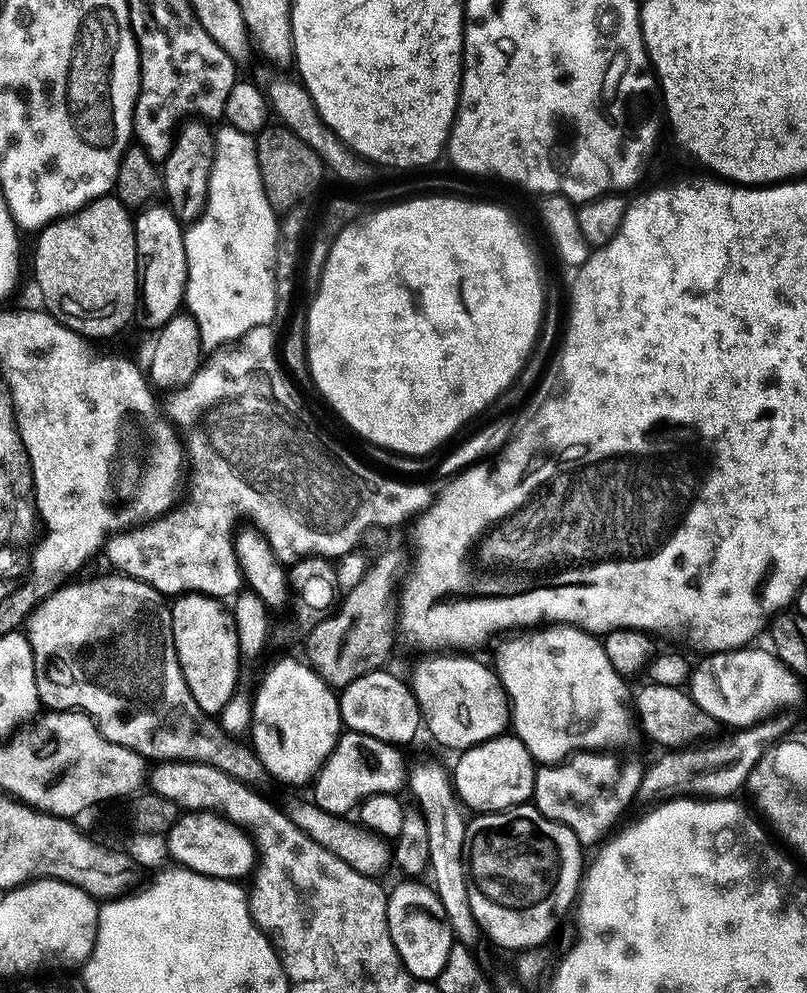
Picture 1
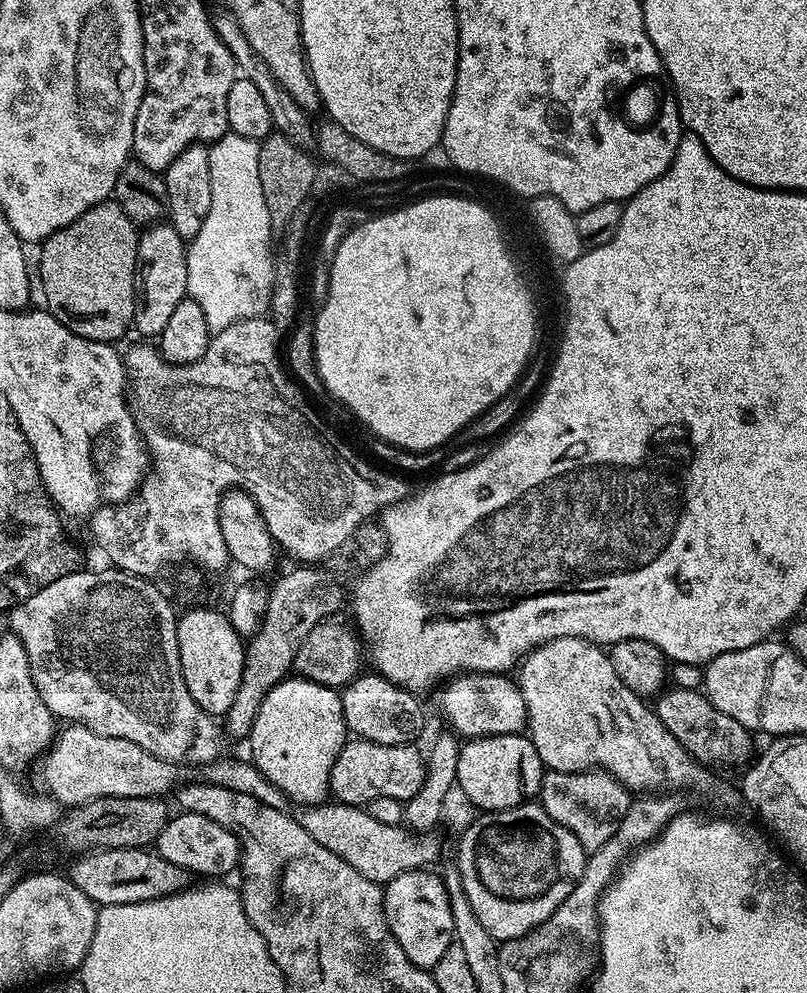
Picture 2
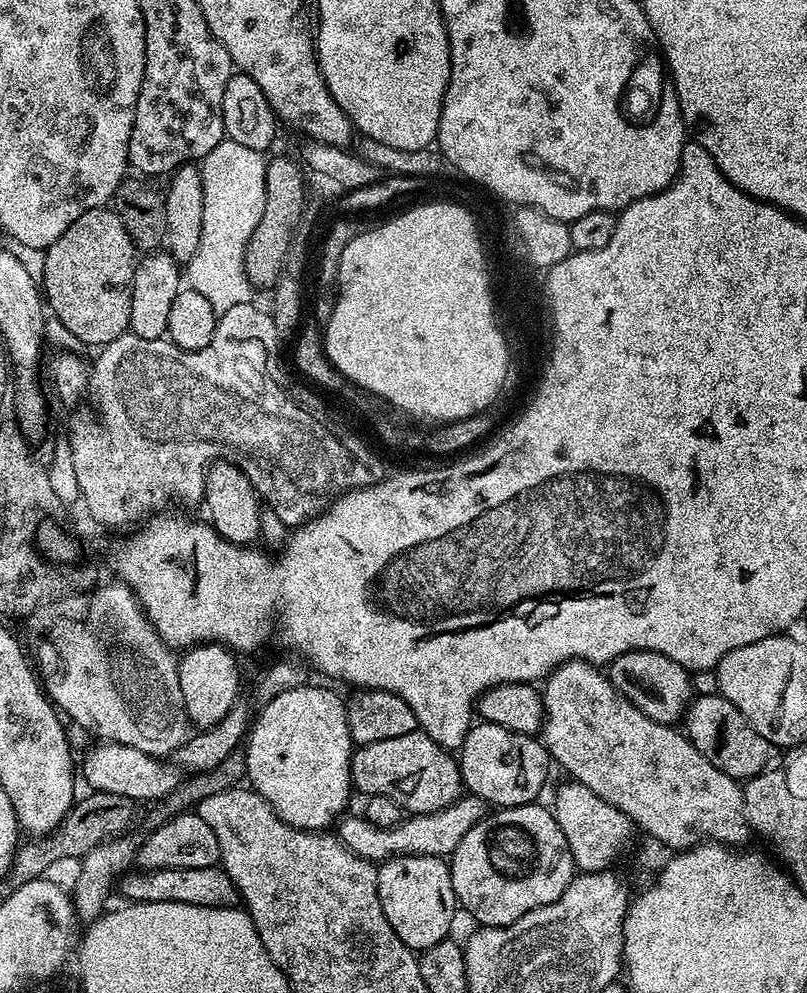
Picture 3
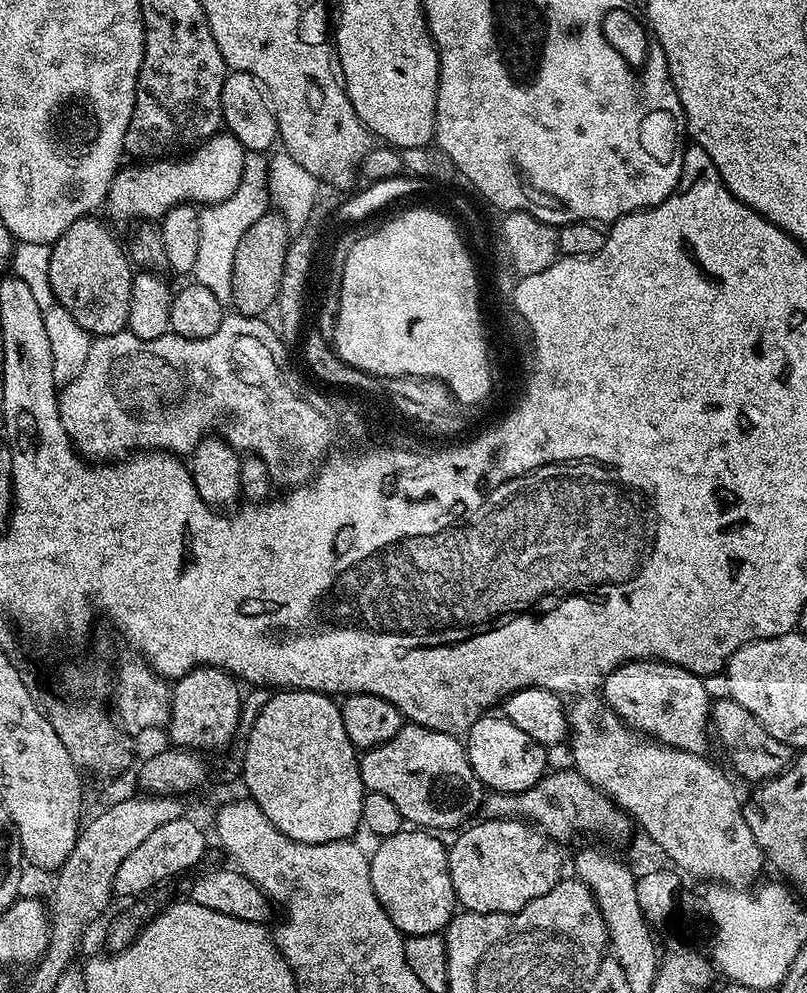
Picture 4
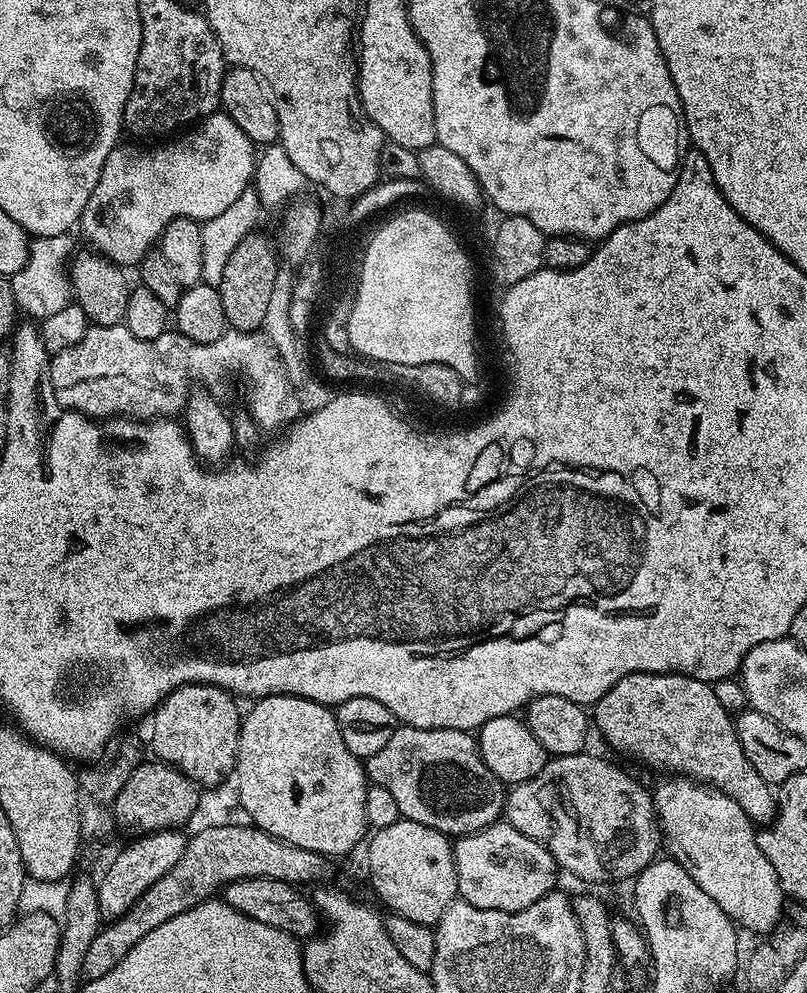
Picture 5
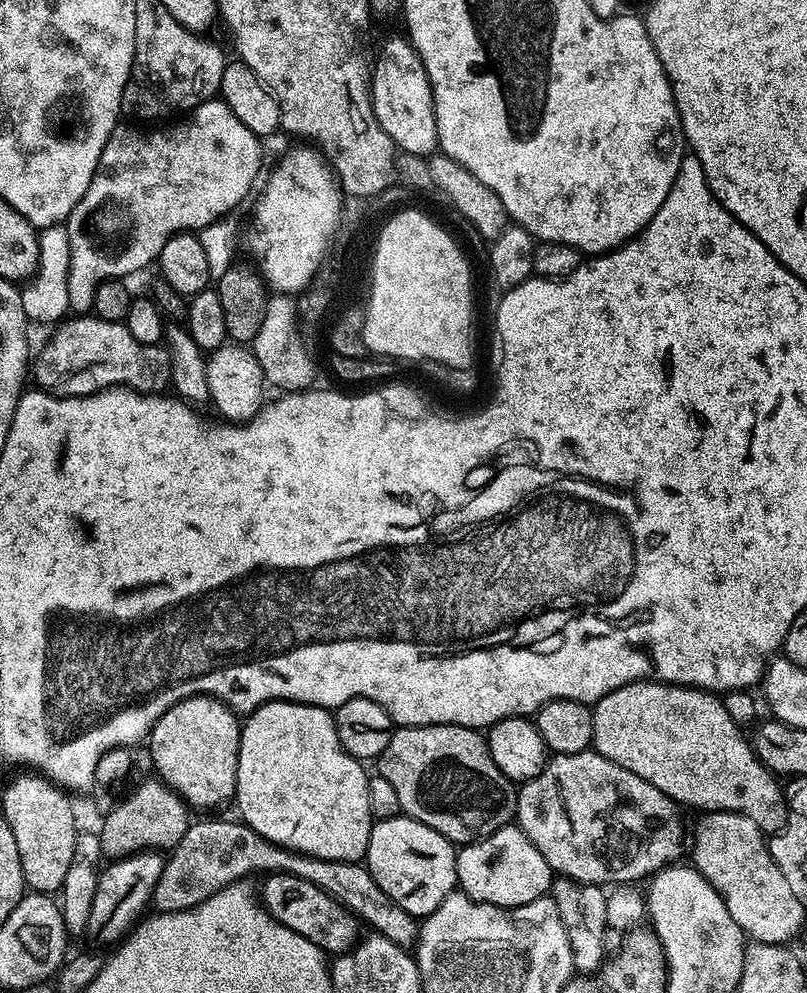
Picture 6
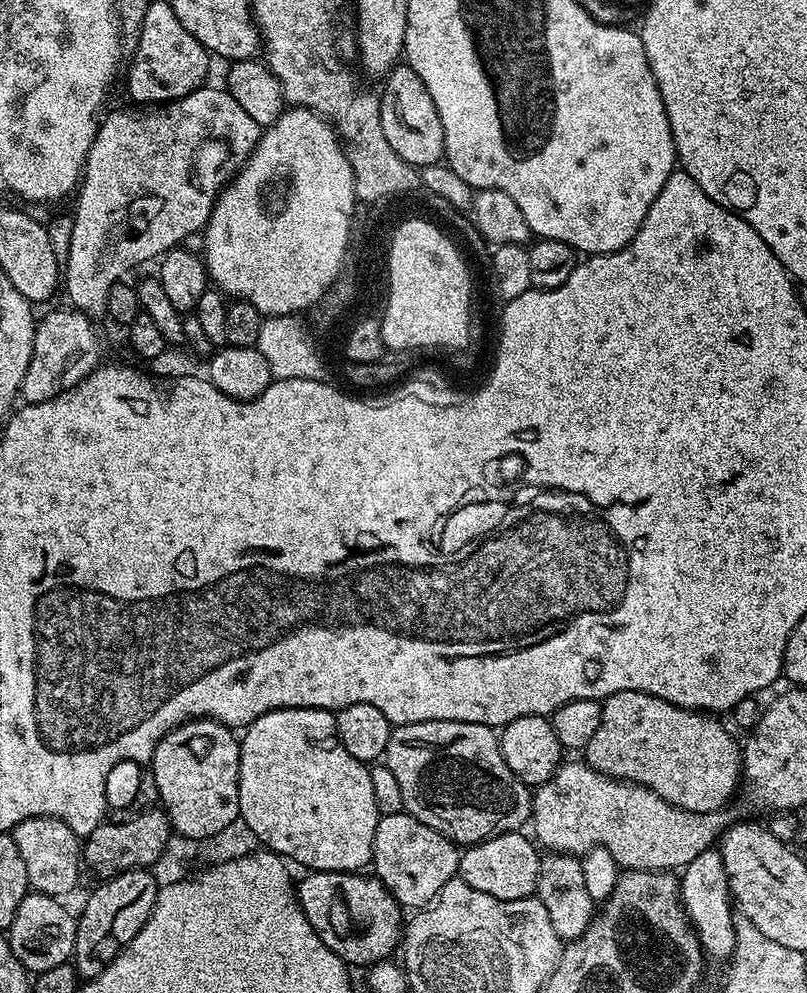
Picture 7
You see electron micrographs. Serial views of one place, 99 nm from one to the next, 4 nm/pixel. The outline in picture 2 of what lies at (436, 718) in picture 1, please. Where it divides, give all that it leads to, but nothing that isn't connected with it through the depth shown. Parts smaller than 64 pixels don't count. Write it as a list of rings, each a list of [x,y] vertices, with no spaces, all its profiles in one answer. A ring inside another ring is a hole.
[[[465,672],[451,677],[439,692],[440,712],[448,719],[449,726],[453,728],[449,729],[457,737],[514,736],[523,733],[528,727],[526,702],[522,698],[519,683],[511,675]]]

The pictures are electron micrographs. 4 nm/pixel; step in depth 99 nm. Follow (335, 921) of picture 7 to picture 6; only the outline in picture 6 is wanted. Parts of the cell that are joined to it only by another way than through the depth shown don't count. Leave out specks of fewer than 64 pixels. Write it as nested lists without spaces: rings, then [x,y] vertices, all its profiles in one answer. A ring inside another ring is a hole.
[[[288,872],[269,875],[265,880],[268,881],[264,884],[264,892],[262,888],[262,903],[275,920],[282,922],[290,930],[302,934],[302,938],[314,942],[325,954],[343,954],[352,951],[358,937],[361,935],[359,932],[360,928],[362,929],[362,924],[347,905],[340,904],[335,897],[322,891],[314,882],[306,882],[306,878],[298,878]]]

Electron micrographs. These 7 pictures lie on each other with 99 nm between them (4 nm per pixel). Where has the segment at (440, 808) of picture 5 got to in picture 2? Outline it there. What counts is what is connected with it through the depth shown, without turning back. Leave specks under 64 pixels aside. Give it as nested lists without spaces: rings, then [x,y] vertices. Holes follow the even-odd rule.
[[[349,739],[330,770],[329,793],[341,804],[359,806],[368,805],[374,798],[394,798],[401,802],[414,798],[426,779],[426,760],[416,747],[415,743],[379,744]]]

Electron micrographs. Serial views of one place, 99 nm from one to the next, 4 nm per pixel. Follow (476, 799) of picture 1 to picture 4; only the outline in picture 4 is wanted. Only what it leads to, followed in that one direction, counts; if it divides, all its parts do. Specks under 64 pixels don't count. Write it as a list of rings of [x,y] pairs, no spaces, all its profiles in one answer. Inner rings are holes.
[[[492,715],[481,716],[466,733],[468,761],[474,774],[478,774],[485,789],[493,793],[520,793],[534,787],[549,771],[549,749],[543,744],[534,742],[530,734],[518,730],[518,726],[504,719],[503,715]]]

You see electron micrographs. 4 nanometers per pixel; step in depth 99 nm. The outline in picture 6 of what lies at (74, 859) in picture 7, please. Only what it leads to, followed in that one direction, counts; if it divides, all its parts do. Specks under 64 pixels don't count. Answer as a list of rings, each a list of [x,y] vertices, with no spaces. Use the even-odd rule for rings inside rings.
[[[39,774],[20,776],[4,792],[2,814],[14,834],[18,858],[22,862],[24,883],[33,893],[59,893],[66,873],[70,871],[70,858],[74,858],[78,827],[76,812],[72,809],[69,793]]]

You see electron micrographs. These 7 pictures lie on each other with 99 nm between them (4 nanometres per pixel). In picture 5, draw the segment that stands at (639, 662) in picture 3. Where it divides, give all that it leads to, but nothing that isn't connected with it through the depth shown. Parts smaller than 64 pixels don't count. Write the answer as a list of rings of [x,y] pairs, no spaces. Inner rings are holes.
[[[635,672],[624,676],[594,705],[594,728],[604,735],[610,747],[641,760],[646,767],[664,772],[660,774],[686,776],[734,798],[757,825],[767,826],[775,820],[778,800],[773,785],[767,784],[762,774],[750,766],[750,758],[746,758],[738,742],[733,717],[718,702],[711,683],[679,676],[677,672]]]

